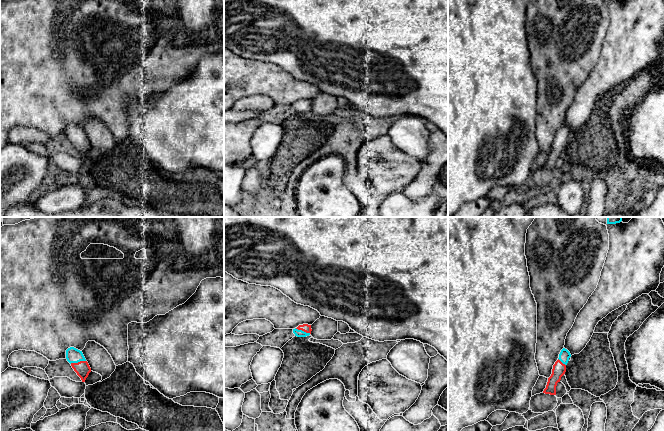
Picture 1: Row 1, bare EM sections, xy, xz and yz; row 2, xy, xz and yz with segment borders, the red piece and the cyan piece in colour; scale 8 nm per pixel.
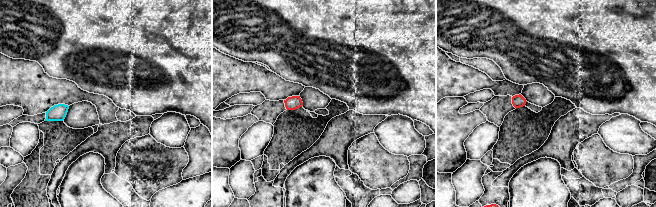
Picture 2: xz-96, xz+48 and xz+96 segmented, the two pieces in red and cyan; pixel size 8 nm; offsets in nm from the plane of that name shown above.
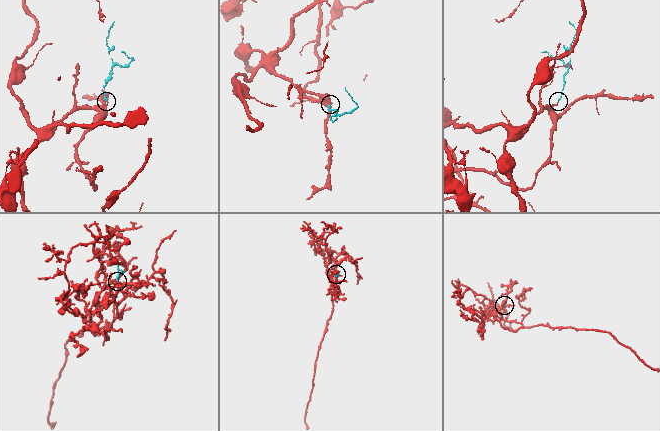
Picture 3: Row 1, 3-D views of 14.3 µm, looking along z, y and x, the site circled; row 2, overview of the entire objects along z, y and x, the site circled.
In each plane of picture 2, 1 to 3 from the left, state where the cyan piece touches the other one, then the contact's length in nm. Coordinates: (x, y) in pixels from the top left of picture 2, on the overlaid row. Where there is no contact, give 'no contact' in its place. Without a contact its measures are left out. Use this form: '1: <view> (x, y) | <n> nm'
1: no contact
2: no contact
3: no contact

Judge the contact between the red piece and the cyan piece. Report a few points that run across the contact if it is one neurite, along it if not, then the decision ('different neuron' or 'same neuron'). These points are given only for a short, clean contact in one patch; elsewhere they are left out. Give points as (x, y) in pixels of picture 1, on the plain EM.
line xy (82, 144), (78, 138), (73, 131); same neuron

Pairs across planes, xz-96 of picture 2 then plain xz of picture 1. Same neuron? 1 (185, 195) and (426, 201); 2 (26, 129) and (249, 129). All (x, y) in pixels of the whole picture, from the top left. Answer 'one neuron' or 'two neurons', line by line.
1: one neuron
2: two neurons

